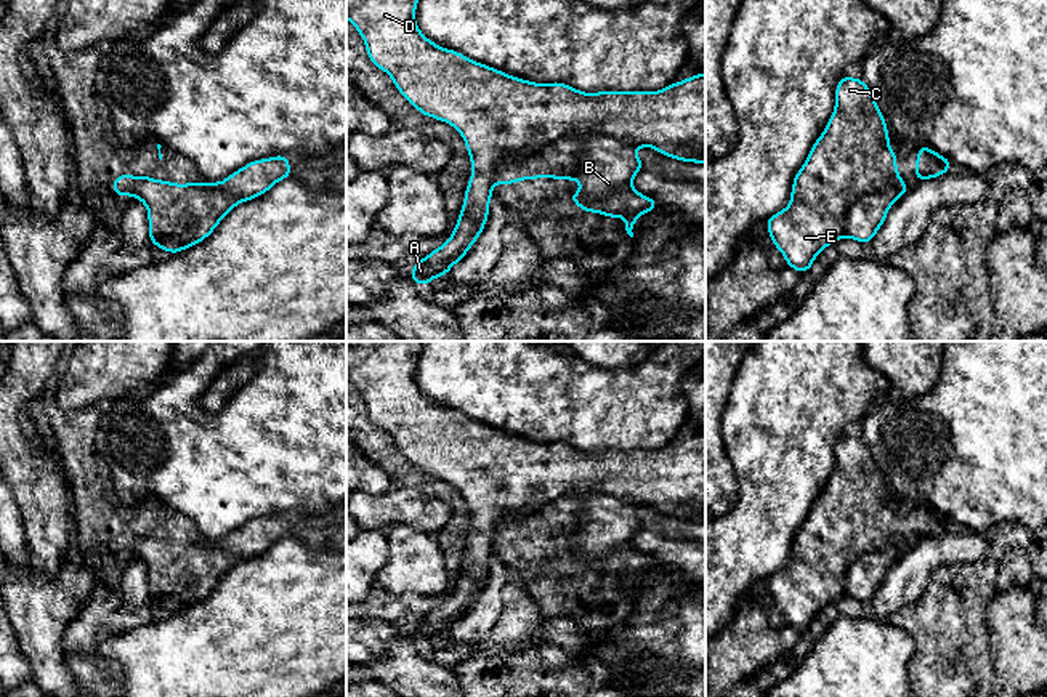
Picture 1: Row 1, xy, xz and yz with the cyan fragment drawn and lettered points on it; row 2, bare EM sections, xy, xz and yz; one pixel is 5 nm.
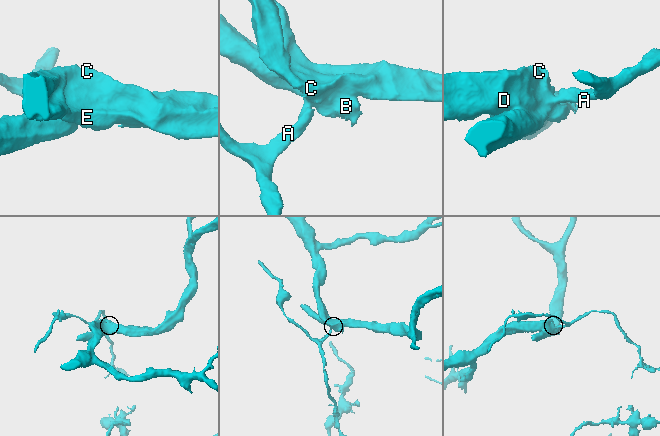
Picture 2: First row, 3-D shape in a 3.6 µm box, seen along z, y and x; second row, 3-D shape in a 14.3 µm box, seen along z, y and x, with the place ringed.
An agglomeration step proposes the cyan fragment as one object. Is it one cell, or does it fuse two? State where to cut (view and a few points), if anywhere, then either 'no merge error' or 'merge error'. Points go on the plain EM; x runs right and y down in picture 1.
cut xz (634, 505), (569, 494), (525, 516), (504, 515), (489, 535); merge error

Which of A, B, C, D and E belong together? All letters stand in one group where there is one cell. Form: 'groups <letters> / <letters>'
groups A C D E / B

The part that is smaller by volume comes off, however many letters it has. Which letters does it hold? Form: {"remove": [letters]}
{"remove": ["B"]}

